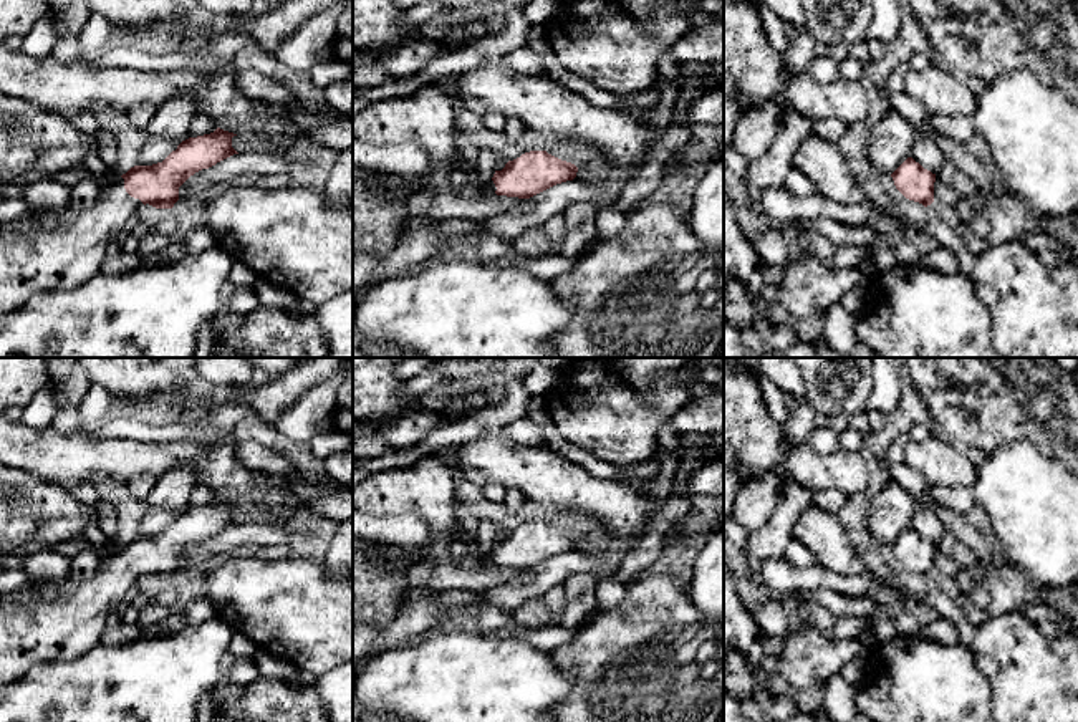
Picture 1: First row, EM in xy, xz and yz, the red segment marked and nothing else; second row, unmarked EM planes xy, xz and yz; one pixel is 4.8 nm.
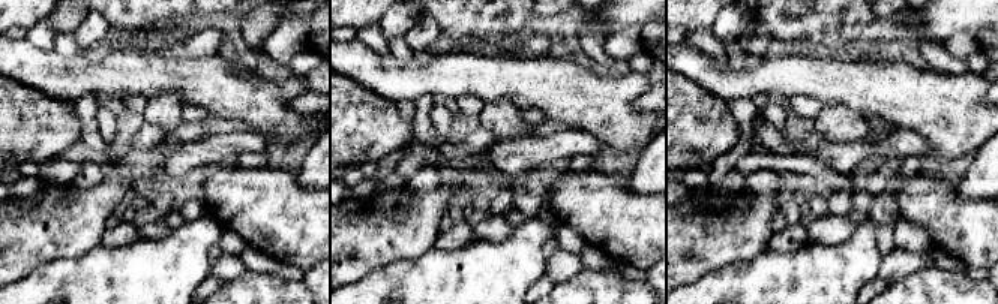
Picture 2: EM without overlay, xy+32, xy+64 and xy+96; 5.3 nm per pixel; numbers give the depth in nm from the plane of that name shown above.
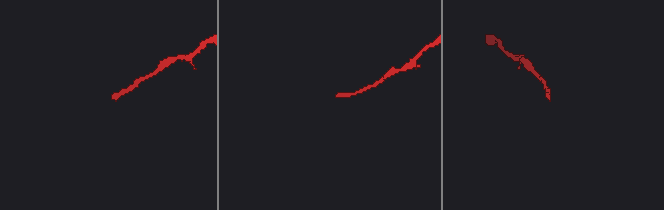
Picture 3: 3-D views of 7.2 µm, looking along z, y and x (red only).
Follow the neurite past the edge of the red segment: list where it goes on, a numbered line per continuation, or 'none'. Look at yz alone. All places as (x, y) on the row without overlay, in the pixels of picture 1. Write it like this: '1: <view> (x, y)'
none

